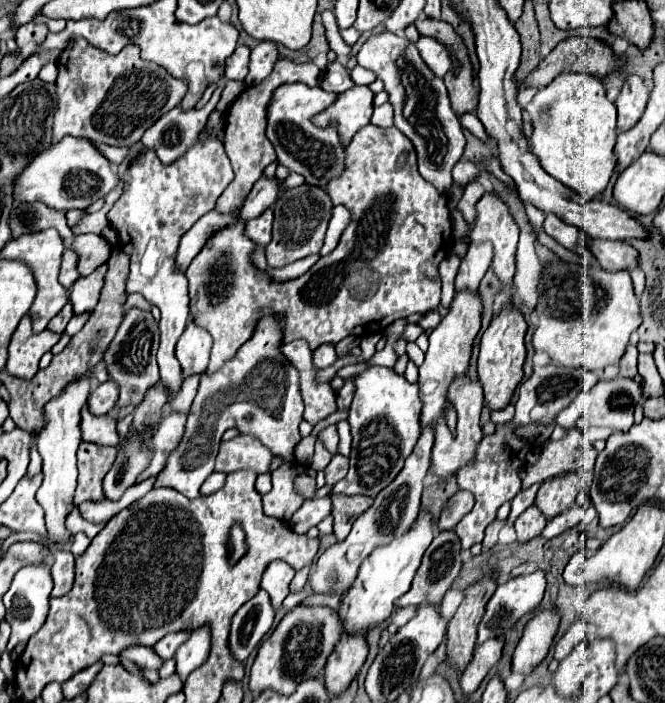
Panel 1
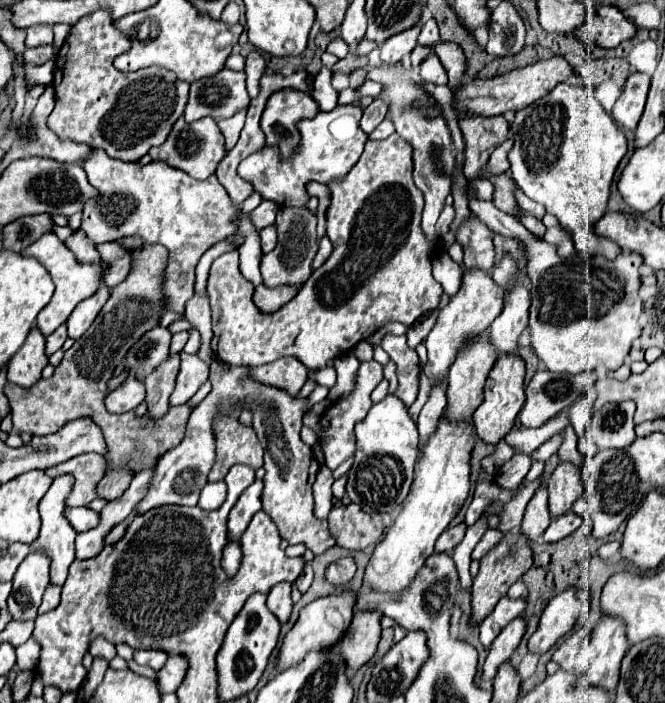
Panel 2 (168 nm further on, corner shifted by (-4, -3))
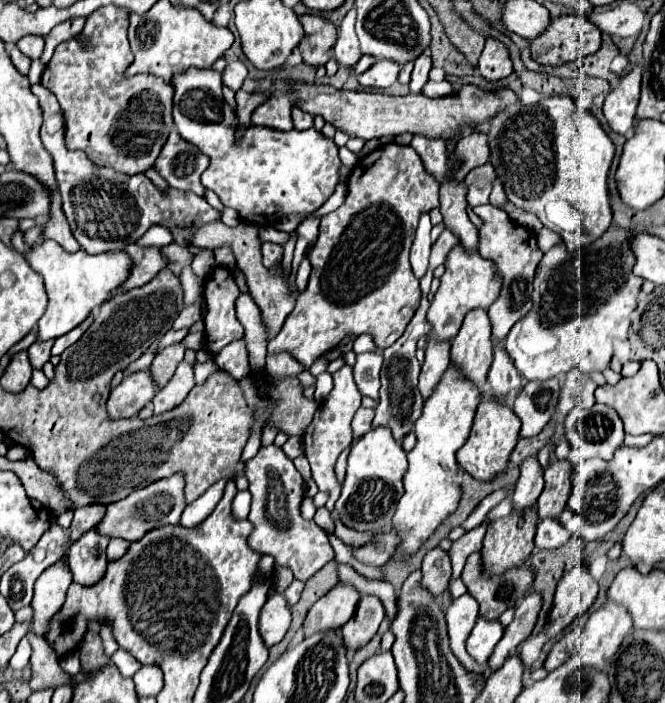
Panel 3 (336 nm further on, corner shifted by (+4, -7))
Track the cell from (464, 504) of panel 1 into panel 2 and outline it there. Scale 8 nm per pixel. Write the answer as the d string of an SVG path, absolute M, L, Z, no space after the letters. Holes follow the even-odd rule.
M465 522L447 528L447 530L439 536L439 540L437 540L437 544L435 544L435 552L451 552L451 550L459 544L459 540L463 540L465 530L467 530L467 524L465 524Z

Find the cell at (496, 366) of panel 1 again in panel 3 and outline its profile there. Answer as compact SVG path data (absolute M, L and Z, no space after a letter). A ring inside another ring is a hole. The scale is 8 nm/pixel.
M483 396L475 414L475 422L471 426L471 434L455 454L455 458L459 460L459 466L467 474L471 474L477 482L495 480L499 474L507 470L509 456L519 440L519 428L521 428L521 422L519 418L515 418L509 406L499 406L499 402L491 402L487 396Z

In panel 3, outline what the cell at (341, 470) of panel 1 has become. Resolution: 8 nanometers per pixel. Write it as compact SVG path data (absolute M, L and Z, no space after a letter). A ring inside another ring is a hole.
M319 508L313 520L315 520L315 524L317 524L323 532L327 532L327 534L331 534L331 532L335 530L335 520L333 520L331 514L327 512L327 508Z

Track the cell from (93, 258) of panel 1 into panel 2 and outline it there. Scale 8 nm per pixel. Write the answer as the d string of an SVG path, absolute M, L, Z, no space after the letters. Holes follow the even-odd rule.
M113 242L107 244L97 244L97 250L101 254L101 264L105 266L103 270L103 284L107 284L109 288L113 288L115 284L119 284L129 270L129 252Z

